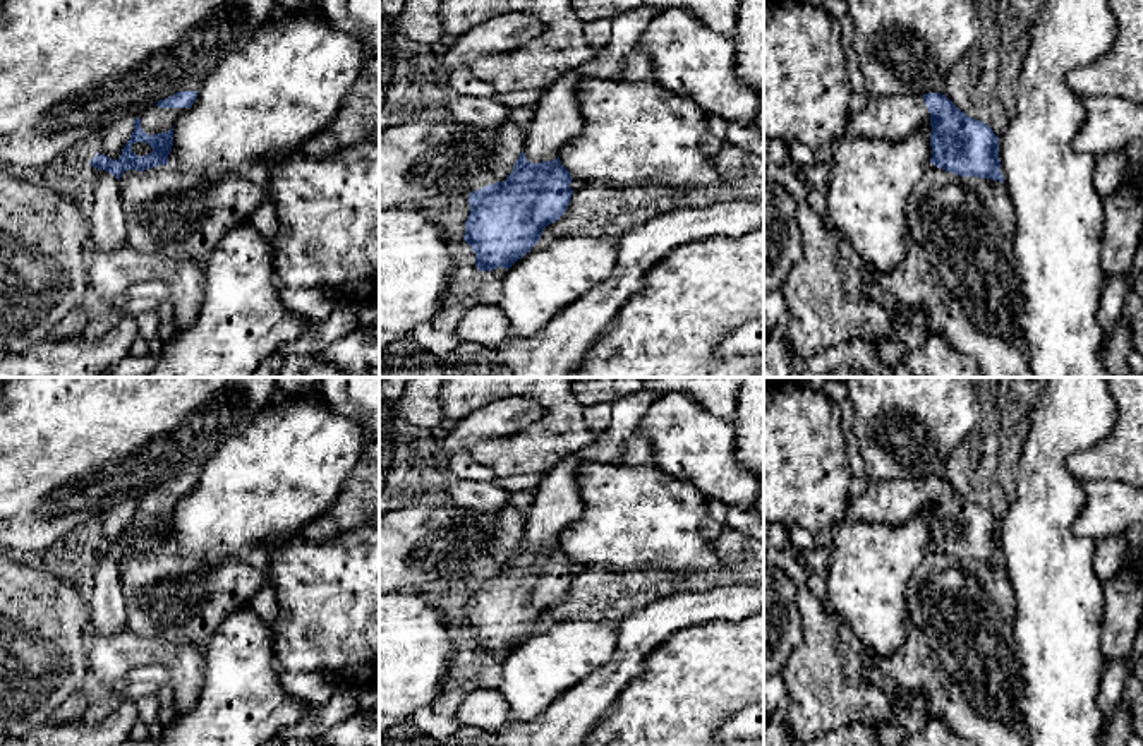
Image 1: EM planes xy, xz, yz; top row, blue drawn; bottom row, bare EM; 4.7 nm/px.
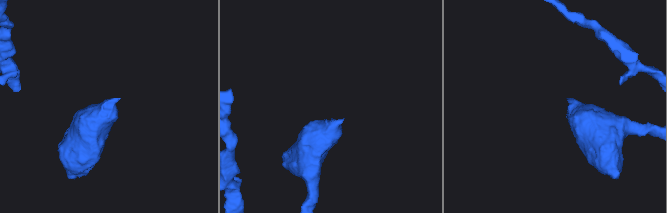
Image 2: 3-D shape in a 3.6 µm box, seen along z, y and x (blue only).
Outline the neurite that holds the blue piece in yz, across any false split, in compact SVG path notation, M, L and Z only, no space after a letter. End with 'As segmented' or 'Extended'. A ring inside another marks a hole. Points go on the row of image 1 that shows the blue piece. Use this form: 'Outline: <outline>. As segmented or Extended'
Outline: M940 93L870 98L863 110L850 111L850 134L898 142L925 122L932 127L932 165L959 177L1004 183L999 137Z. Extended

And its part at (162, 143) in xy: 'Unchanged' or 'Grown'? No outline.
Grown

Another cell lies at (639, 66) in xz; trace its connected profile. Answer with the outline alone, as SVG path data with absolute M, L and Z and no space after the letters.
M635 51L628 57L623 67L623 79L626 81L649 81L654 79L654 63L647 53Z

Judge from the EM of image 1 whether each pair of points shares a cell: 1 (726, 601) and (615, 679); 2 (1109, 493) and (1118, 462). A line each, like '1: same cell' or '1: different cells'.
1: same cell
2: different cells

